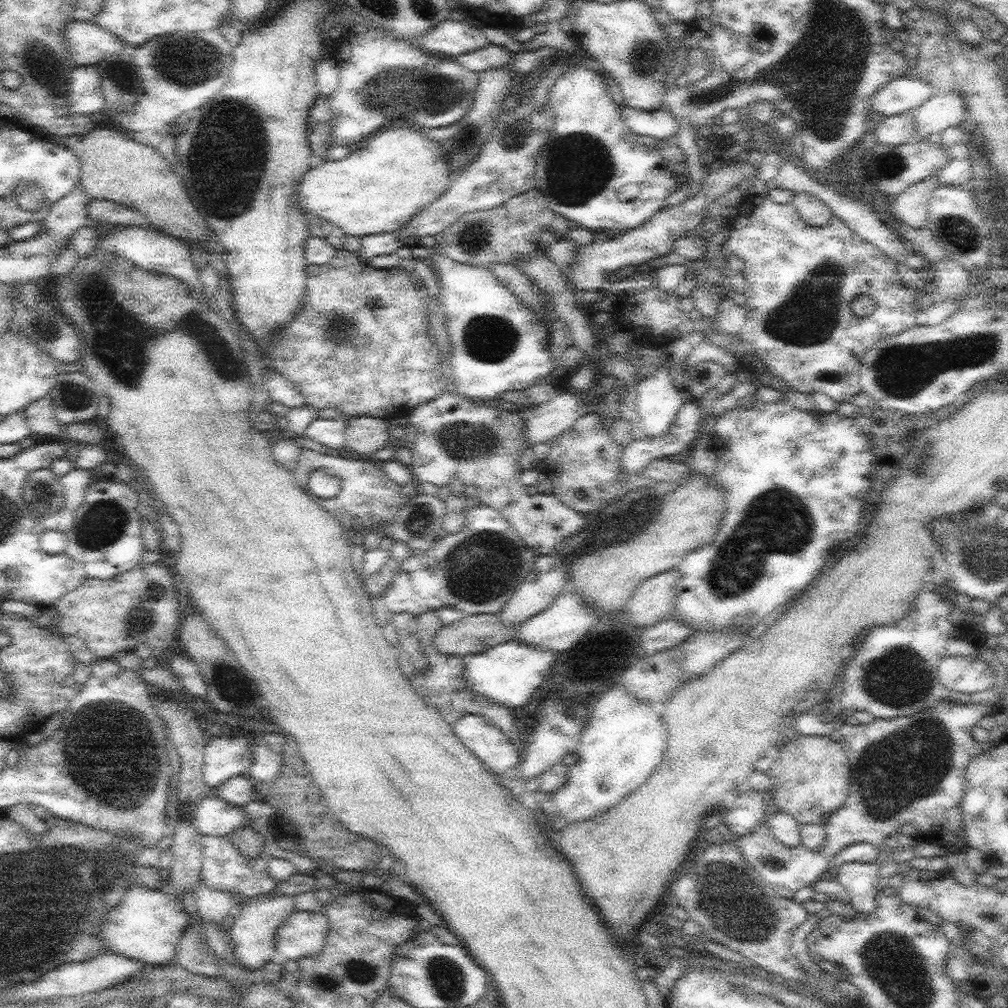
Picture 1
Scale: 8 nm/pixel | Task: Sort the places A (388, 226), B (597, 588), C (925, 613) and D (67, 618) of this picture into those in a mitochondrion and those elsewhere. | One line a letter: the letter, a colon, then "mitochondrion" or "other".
A: other
B: other
C: other
D: other

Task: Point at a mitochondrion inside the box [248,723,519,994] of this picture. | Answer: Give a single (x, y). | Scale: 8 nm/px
(355, 970)

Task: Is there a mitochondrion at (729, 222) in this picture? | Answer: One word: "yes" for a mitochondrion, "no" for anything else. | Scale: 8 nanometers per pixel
no

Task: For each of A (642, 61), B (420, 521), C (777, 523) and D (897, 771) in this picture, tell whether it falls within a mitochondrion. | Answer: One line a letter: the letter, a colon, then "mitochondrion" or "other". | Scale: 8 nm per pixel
A: mitochondrion
B: mitochondrion
C: mitochondrion
D: mitochondrion

